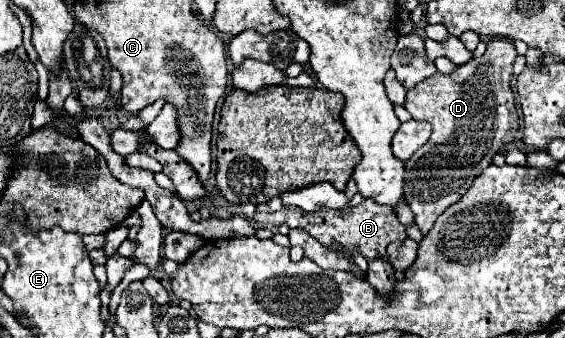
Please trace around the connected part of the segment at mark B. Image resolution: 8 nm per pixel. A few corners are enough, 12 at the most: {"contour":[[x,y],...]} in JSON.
{"contour":[[362,200],[344,210],[284,206],[272,224],[308,230],[368,262],[406,238],[396,212]]}

